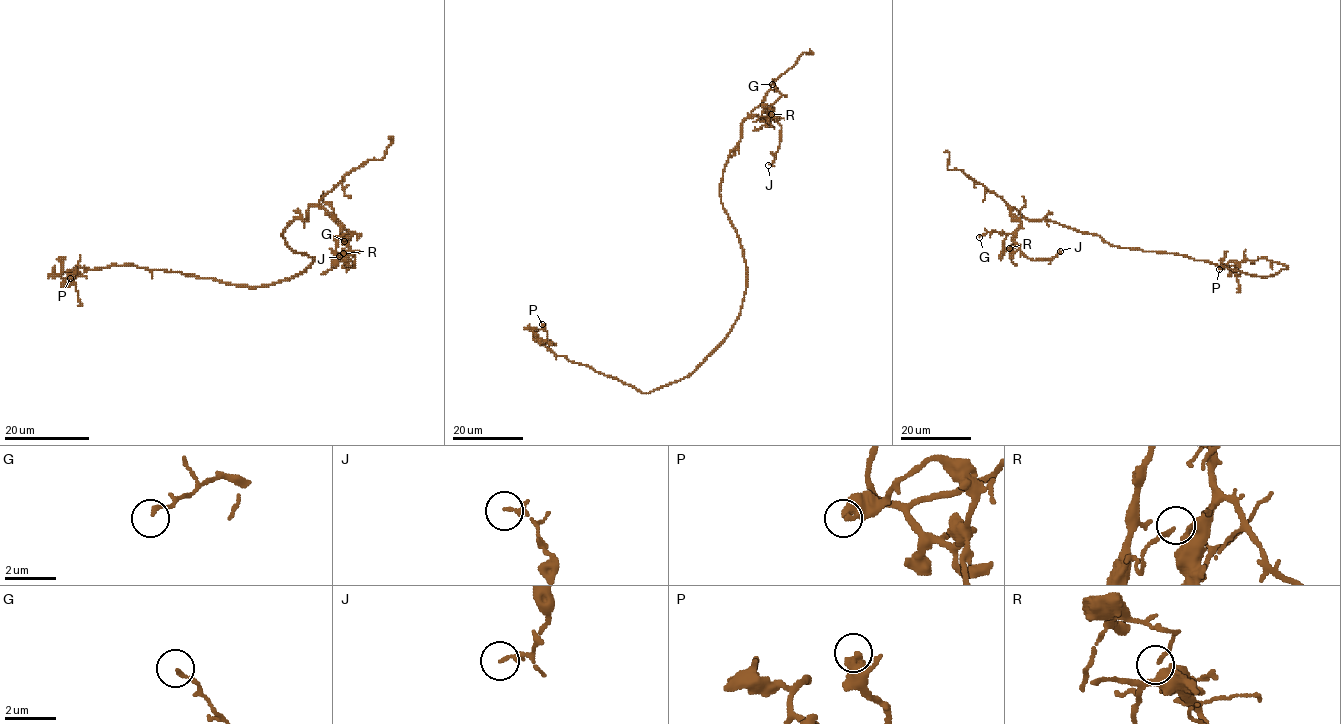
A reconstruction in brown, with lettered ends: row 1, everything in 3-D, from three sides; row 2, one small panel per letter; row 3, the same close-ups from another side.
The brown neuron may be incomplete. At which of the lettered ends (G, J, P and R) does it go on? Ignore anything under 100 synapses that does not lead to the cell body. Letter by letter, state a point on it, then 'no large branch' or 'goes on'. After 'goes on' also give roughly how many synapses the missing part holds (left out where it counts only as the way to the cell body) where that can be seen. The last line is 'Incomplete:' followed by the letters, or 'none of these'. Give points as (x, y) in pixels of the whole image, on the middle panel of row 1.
G: place (772, 84); no large branch
J: place (768, 165); no large branch
P: place (542, 324); no large branch
R: place (771, 114); no large branch
Incomplete: none of these

